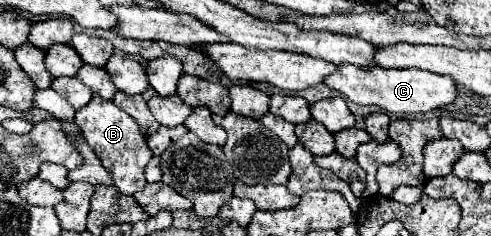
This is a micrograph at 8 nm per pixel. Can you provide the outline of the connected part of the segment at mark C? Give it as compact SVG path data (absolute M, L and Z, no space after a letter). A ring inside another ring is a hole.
M338 65L336 73L324 81L330 89L340 91L348 101L356 105L376 105L384 113L392 115L410 115L410 113L428 113L442 109L458 97L458 85L452 77L436 75L422 69L384 69L384 67L368 67L360 69L354 65Z

